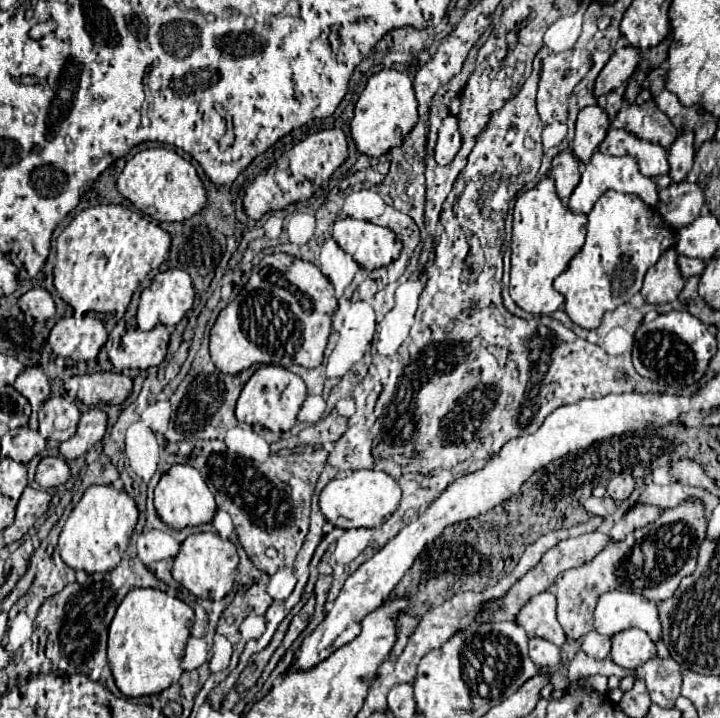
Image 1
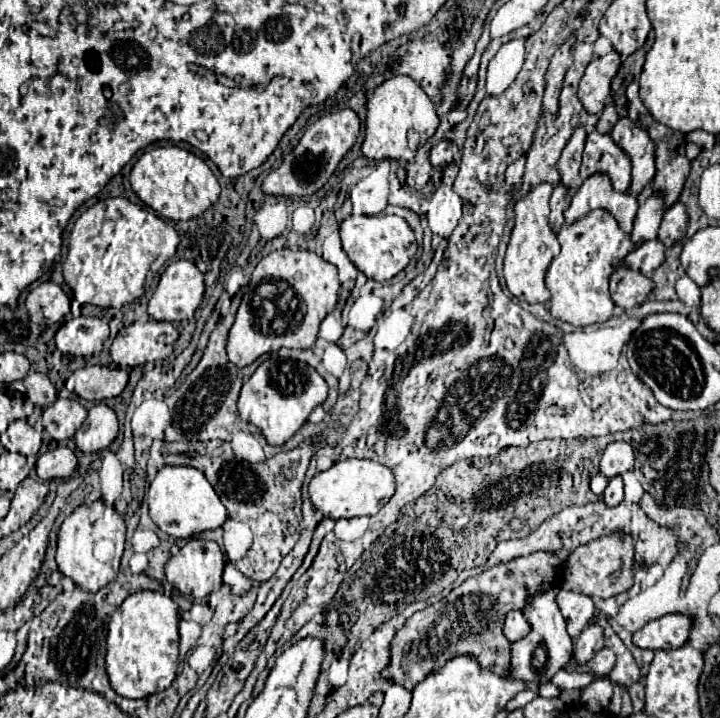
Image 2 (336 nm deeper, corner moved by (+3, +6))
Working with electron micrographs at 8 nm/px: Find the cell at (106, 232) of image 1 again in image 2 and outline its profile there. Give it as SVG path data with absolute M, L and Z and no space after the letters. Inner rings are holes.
M106 198L76 220L64 262L64 280L80 304L122 308L150 288L162 264L176 254L178 242L178 232L156 212L126 198ZM106 252L108 262L102 262Z

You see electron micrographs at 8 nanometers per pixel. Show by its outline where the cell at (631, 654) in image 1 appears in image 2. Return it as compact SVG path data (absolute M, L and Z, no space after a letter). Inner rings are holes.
M664 614L634 634L634 644L650 650L682 648L690 636L692 620L684 614Z

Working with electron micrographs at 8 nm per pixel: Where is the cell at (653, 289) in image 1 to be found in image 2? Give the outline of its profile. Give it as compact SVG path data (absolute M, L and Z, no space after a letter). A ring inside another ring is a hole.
M622 266L610 278L610 298L616 306L630 310L646 302L652 286L652 280L646 278L642 272L634 272Z

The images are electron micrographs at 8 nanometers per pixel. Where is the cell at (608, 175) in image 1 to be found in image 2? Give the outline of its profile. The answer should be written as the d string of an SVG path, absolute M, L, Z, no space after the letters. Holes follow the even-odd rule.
M594 174L578 188L578 192L572 198L570 208L564 212L566 224L574 224L576 220L582 220L588 212L602 208L612 214L612 218L618 222L618 226L624 232L632 232L632 222L636 218L638 200L630 196L628 192L620 194L612 188L610 178L606 174Z

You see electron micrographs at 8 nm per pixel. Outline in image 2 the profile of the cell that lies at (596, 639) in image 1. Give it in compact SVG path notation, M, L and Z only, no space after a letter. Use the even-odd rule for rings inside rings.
M602 648L602 650L596 652L596 656L588 662L588 668L590 668L590 672L592 672L594 676L604 678L604 676L608 676L608 672L612 672L614 664L616 664L614 652L612 652L610 648Z

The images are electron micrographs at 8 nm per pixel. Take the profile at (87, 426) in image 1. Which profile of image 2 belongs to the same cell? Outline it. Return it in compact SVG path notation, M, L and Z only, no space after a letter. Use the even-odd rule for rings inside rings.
M106 404L90 408L86 422L76 432L76 446L82 452L98 452L108 448L118 436L118 418Z

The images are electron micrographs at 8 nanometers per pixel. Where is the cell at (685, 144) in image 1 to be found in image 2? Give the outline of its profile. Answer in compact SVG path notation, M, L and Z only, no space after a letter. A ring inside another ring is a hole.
M662 192L650 196L644 206L640 206L640 212L636 214L636 224L634 230L630 234L632 242L640 244L644 240L654 240L658 234L658 226L664 214L664 200L662 200Z

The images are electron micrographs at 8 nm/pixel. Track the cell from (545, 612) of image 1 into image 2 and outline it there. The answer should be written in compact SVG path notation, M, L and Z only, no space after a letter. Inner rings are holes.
M560 590L556 600L558 600L562 616L568 624L568 634L572 636L572 640L576 640L580 636L580 632L592 622L596 606L590 596L570 592L570 590Z

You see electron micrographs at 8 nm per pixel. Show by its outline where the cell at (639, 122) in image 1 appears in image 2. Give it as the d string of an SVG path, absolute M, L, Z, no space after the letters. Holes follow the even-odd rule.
M620 118L612 130L612 140L622 148L622 152L632 160L632 196L638 196L642 188L652 182L656 174L654 166L654 142L648 132L640 128L640 124L630 118Z

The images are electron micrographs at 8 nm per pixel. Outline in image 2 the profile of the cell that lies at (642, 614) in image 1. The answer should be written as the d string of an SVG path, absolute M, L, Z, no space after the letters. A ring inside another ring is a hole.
M594 622L594 624L590 624L582 634L580 634L580 638L576 640L576 644L574 644L574 662L578 664L578 666L582 666L582 664L586 664L588 660L592 660L592 656L600 650L600 648L604 648L604 634L602 634L602 628Z

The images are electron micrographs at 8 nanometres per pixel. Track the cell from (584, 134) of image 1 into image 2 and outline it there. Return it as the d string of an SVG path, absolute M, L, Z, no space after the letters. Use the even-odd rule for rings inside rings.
M576 128L572 138L568 140L560 160L558 160L558 172L562 176L562 184L574 194L580 186L582 186L582 178L578 176L580 170L580 160L582 160L582 152L584 152L584 142L586 142L586 132L584 128Z

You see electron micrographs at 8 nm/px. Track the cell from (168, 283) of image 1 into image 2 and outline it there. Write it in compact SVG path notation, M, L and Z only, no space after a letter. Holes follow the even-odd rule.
M172 262L162 274L148 304L148 314L156 320L182 322L194 316L204 298L204 276L194 262Z

